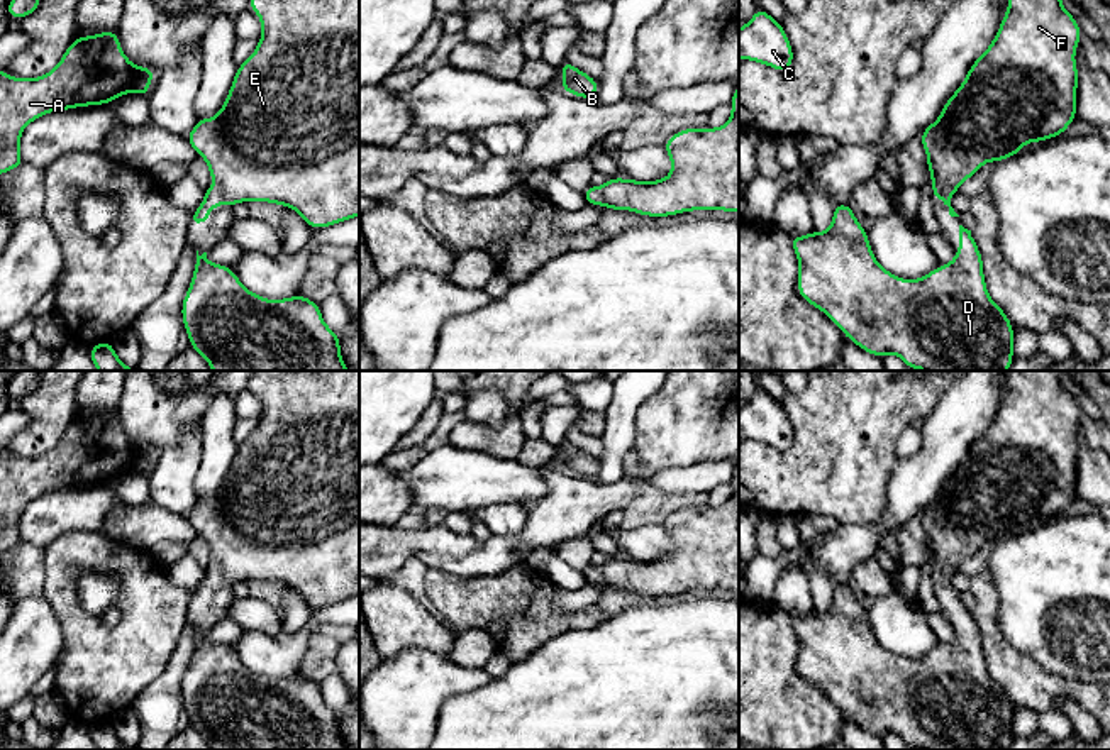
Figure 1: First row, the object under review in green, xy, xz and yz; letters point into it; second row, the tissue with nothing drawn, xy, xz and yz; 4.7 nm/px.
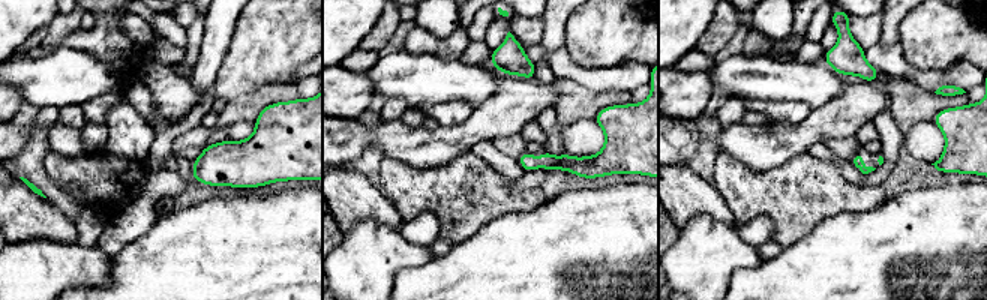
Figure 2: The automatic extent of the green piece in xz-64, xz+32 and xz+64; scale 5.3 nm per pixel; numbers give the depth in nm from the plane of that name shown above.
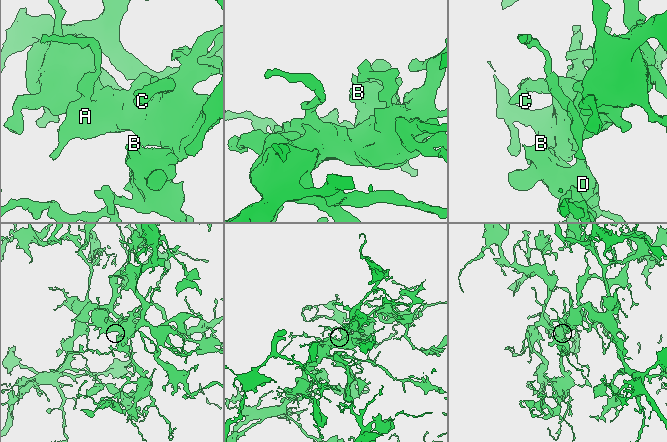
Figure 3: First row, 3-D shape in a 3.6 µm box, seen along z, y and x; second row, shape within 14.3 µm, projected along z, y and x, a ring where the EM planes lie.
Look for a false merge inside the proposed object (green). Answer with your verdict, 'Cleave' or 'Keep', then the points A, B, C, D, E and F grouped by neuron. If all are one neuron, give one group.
Keep. Groups: A B C D E F

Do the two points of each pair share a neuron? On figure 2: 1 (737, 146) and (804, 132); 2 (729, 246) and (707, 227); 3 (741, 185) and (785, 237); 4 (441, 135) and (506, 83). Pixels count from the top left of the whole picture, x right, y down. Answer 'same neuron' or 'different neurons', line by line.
1: same neuron
2: same neuron
3: same neuron
4: same neuron

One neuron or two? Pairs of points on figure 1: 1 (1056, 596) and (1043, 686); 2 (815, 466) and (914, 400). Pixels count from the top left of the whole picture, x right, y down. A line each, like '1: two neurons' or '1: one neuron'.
1: two neurons
2: one neuron

